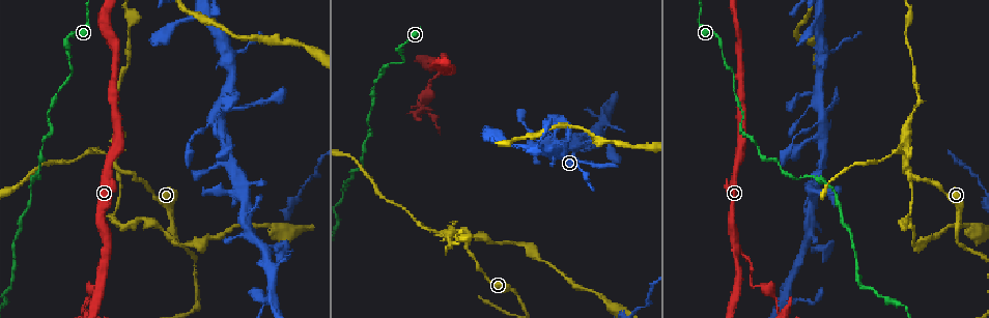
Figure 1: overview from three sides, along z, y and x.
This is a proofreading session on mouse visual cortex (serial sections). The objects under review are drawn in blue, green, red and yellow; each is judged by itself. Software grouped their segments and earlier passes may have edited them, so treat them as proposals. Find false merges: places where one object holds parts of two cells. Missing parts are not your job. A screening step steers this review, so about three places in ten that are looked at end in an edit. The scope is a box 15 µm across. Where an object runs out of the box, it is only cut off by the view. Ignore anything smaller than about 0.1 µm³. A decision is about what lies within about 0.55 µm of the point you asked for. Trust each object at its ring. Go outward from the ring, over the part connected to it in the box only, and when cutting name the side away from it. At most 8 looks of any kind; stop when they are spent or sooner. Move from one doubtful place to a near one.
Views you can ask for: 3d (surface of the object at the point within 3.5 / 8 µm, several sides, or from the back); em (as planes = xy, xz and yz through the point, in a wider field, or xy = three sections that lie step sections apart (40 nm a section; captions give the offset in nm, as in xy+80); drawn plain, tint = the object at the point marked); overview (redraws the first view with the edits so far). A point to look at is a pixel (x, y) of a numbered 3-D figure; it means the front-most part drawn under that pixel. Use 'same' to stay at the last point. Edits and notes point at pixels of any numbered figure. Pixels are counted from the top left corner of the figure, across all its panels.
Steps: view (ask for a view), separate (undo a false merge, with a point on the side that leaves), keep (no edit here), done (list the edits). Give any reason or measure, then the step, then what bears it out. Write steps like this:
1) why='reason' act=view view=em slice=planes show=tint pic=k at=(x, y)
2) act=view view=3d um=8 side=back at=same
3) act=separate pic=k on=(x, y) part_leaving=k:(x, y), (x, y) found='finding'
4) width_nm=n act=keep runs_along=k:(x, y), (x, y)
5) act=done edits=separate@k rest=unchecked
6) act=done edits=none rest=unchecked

act=view view=3d um=3.5 pic=1 at=(825, 121)

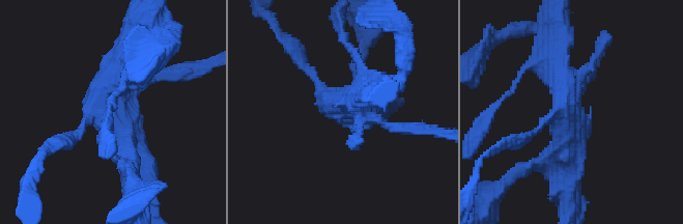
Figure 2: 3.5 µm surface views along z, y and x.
why='shape alone is not enough' act=view view=em slice=xy step=5 show=tint pic=2 at=(104, 110)

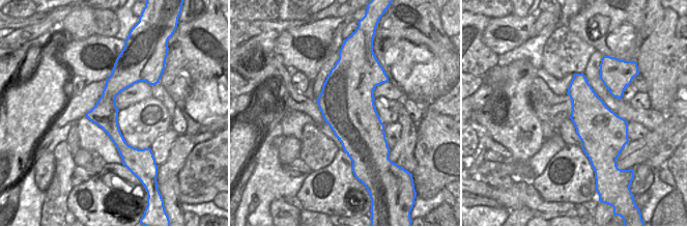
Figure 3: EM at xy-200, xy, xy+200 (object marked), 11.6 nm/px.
act=keep runs_along=2:(569, 170), (572, 112), (553, 49) found='all the same cell'

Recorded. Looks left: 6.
act=view view=3d um=3.5 side=back pic=1 at=(958, 242)

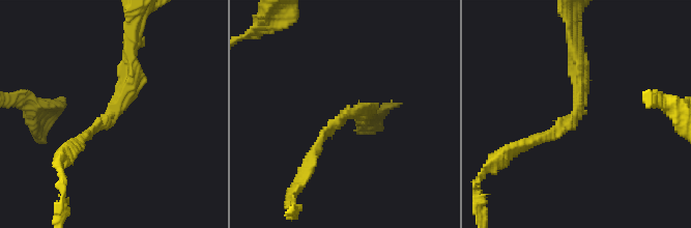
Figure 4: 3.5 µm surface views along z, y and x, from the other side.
arm_widths_nm=150,200 why='need the tissue' act=view view=em slice=xy step=1 show=tint pic=4 at=(580, 107)

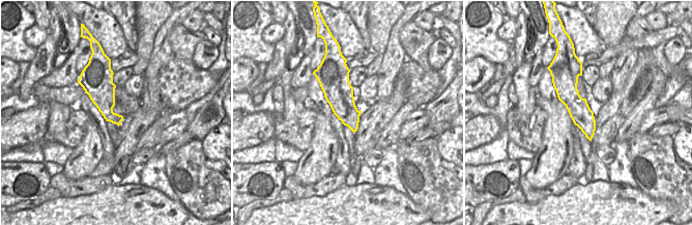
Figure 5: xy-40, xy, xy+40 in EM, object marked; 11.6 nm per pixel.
act=keep runs_along=4:(133, 40), (123, 104), (79, 139) found='all the same cell'

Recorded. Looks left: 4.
why='sharp bend' act=view view=3d um=3.5 pic=1 at=(122, 169)

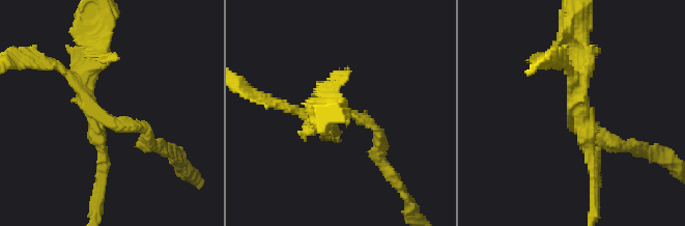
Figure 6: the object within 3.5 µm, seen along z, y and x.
arms=3 arm_widths_nm=200,200,200 act=view view=em slice=xy step=2 show=tint pic=6 at=(572, 116)

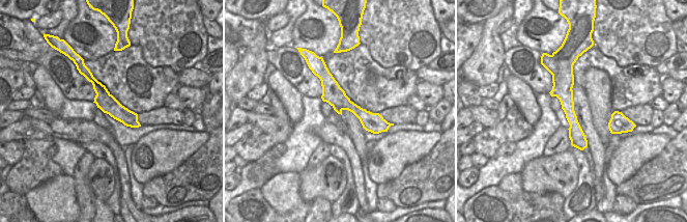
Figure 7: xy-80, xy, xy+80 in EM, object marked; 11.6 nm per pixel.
why='another direction' act=view view=em slice=xy step=3 show=tint at=same

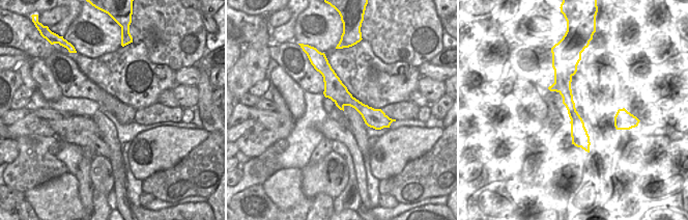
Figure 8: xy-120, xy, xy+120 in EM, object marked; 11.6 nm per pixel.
width_nm=240 act=separate pic=6 on=(90, 50) part_leaving=6:(92, 120), (102, 145), (95, 213) found='a second cell is stuck on'

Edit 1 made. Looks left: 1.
act=done edits=separate@6 rest=unchecked

